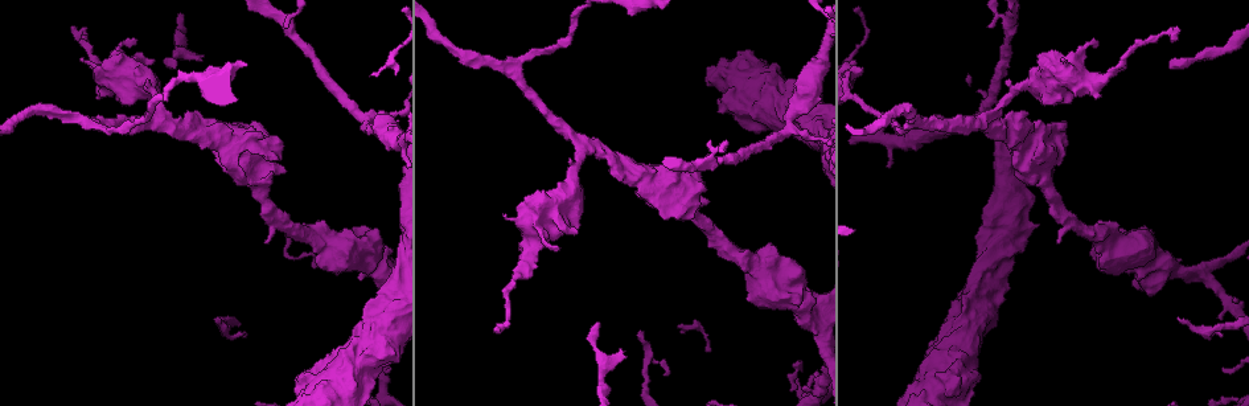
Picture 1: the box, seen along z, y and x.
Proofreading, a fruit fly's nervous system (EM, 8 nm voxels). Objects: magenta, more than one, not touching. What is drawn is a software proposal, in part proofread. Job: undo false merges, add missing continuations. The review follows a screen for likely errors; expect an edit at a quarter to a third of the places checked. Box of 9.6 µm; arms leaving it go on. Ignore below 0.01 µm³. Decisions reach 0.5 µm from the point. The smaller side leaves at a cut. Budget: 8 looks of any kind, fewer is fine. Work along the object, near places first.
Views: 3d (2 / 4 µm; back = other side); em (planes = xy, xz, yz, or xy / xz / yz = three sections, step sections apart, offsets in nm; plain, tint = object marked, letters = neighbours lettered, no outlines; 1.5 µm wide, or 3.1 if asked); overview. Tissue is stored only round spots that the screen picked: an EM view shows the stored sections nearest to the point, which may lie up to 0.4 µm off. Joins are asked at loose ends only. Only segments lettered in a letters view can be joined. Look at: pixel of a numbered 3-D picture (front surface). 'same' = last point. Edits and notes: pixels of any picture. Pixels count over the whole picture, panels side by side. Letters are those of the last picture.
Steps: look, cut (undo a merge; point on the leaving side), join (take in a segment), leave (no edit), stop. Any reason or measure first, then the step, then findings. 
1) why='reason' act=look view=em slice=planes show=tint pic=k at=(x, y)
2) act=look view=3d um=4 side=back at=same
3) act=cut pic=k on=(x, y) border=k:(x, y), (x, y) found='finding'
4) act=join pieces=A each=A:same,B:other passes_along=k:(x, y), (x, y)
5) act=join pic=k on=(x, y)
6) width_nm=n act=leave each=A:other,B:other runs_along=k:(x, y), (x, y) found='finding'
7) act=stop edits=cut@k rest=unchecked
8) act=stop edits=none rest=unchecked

why='an open end' act=look view=em slice=planes show=letters pic=1 at=(576, 230)

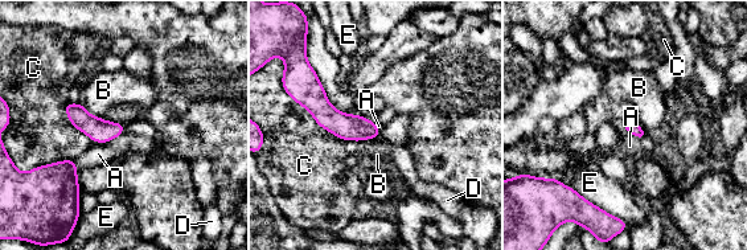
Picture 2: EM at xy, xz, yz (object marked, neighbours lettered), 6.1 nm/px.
act=leave each=A:other,B:other,C:other,D:other,E:other border=2:(124, 130), (110, 140), (94, 143) found='no lettered segment goes on from it'

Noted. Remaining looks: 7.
why='an open end' act=look view=em slice=planes show=plain pic=1 at=(623, 351)

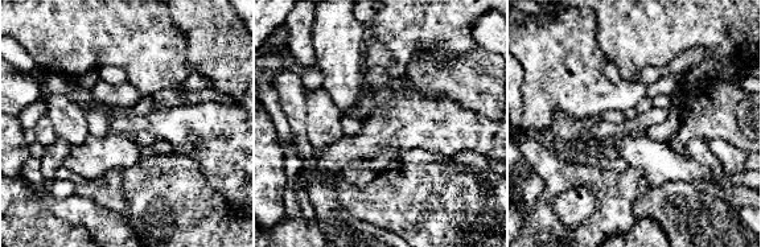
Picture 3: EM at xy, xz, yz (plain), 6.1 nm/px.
why='see the neighbours' act=look view=em slice=planes show=letters at=same

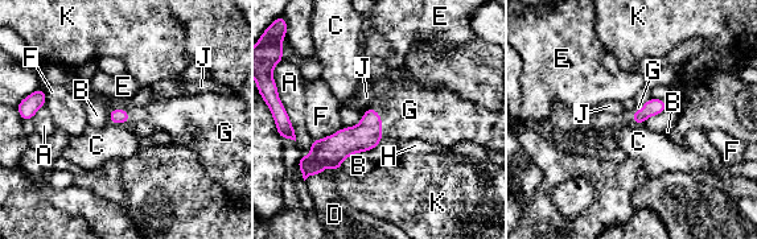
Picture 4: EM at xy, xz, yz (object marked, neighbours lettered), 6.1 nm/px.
longest_contact=B:220nm act=join pic=4 on=(410, 110) each=A:other,B:other,C:other,D:other,E:other,F:other,G:same,H:other,J:other,K:other found='the cell continues'

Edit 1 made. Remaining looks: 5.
why='tapers out' act=look view=3d um=2 pic=1 at=(1179, 317)

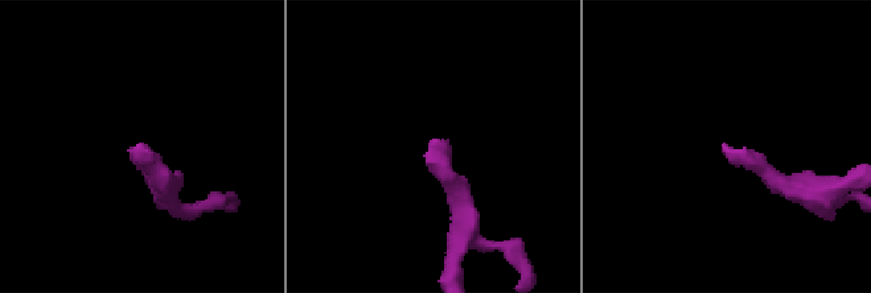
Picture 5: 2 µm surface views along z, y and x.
why='shape alone is not enough' act=look view=em slice=planes show=letters pic=5 at=(724, 150)

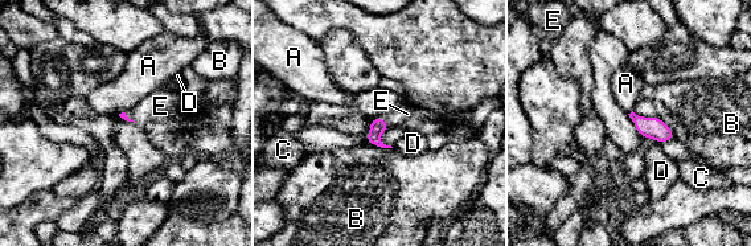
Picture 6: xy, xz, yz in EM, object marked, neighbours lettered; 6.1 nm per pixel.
act=join pic=6 on=(413, 119) each=A:other,B:other,C:other,D:other,E:same passes_along=6:(378, 124), (386, 122), (413, 119) found='the cell continues'

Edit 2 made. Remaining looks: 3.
act=stop edits=join@4,join@6 rest=unchecked

